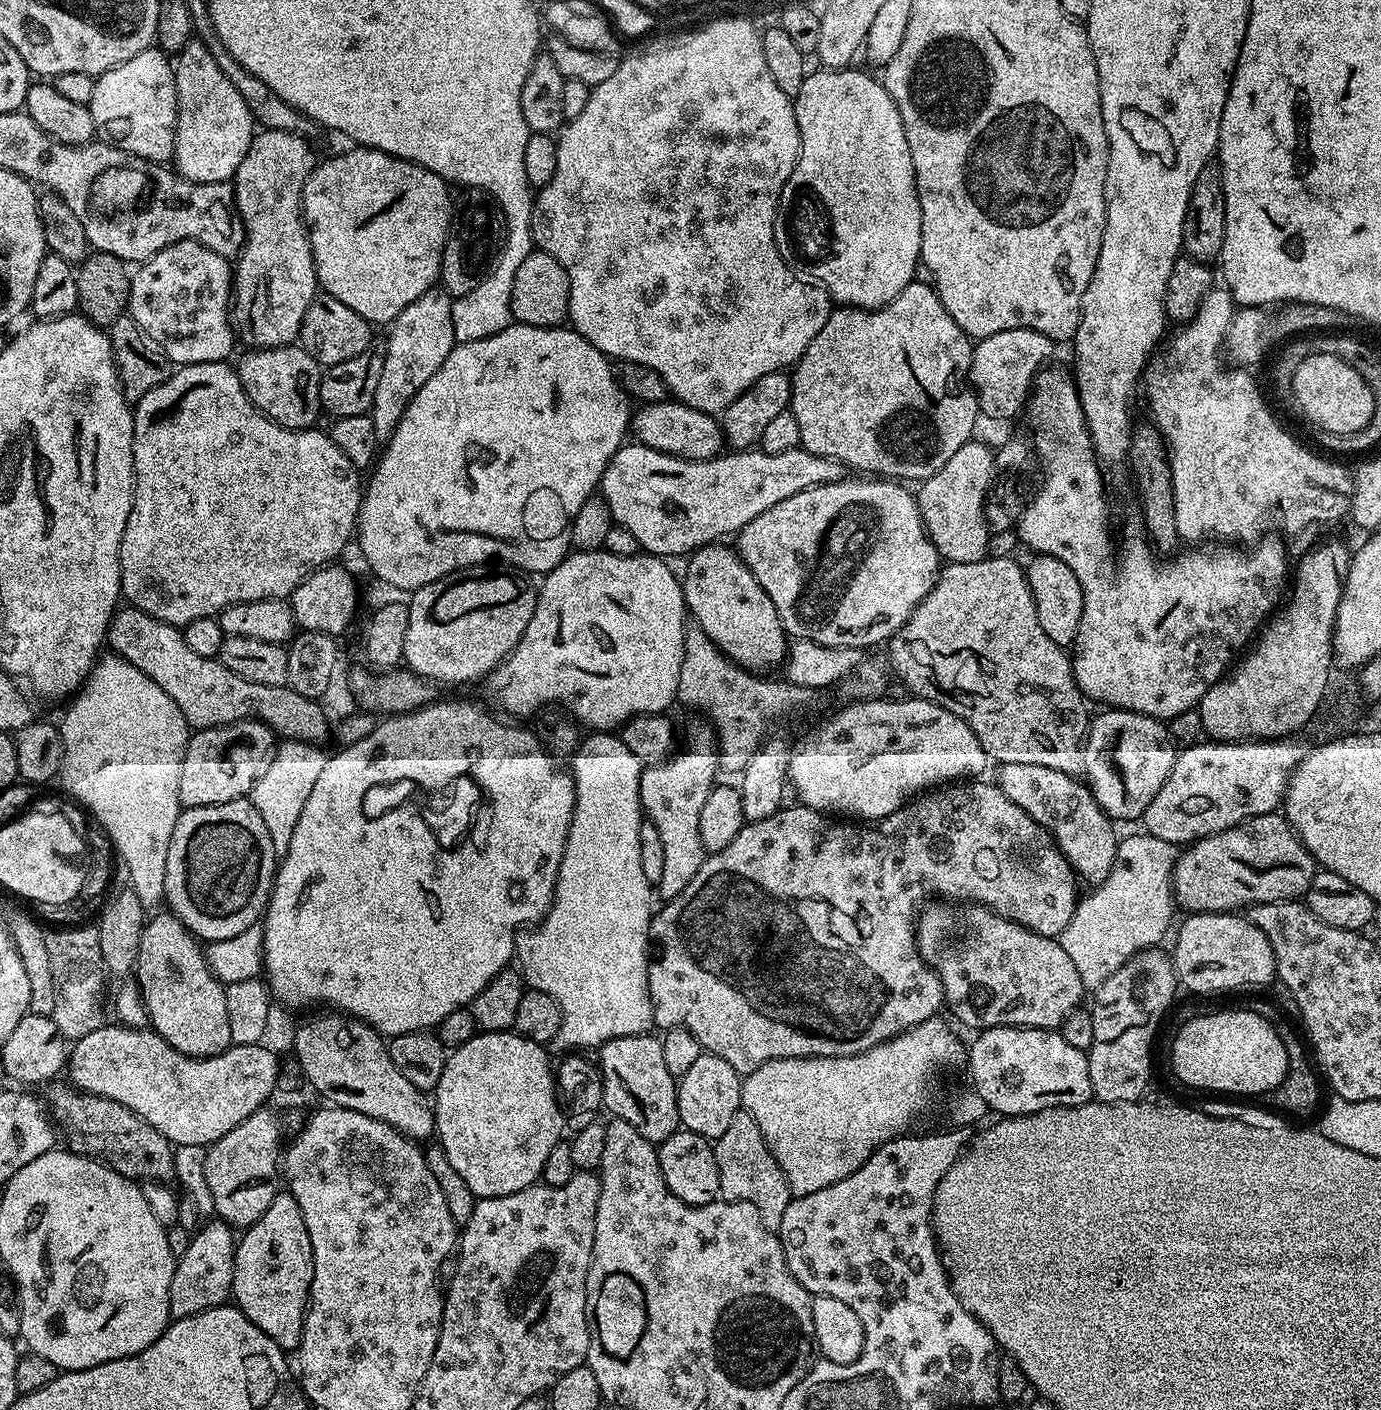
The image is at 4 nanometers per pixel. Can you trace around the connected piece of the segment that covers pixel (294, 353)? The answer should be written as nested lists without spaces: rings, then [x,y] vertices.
[[[285,346],[252,350],[238,363],[238,375],[244,392],[254,407],[284,428],[310,428],[317,423],[316,415],[321,415],[320,378],[321,365],[316,363],[305,348]]]

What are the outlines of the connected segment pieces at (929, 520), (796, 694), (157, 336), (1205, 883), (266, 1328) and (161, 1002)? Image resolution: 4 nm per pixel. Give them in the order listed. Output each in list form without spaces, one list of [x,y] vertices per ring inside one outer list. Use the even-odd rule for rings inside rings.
[[[976,443],[963,444],[958,450],[958,454],[954,454],[954,458],[950,458],[950,462],[946,462],[946,466],[942,470],[938,470],[930,479],[923,481],[919,485],[920,492],[915,493],[916,504],[920,508],[924,528],[928,532],[929,538],[934,542],[940,557],[949,564],[978,562],[985,559],[990,552],[988,549],[990,525],[988,519],[984,517],[984,506],[990,496],[988,487],[992,484],[992,478],[994,479],[994,452],[992,448],[988,449],[986,445]]]
[[[695,622],[689,623],[684,629],[684,653],[680,663],[680,687],[683,695],[688,695],[688,704],[692,708],[698,708],[708,715],[707,723],[711,725],[716,733],[718,745],[718,764],[721,769],[728,772],[743,773],[745,766],[750,762],[752,756],[764,743],[768,732],[775,720],[804,708],[811,702],[814,696],[813,689],[806,686],[791,684],[786,678],[780,680],[763,680],[765,677],[760,674],[753,674],[745,670],[739,664],[733,664],[719,648],[699,628]]]
[[[183,240],[158,250],[158,254],[143,261],[137,268],[140,269],[131,273],[127,315],[138,322],[145,336],[168,355],[173,365],[227,361],[232,352],[232,340],[234,341],[234,325],[230,315],[234,268],[229,257],[220,256],[196,240]]]
[[[1267,812],[1261,816],[1252,816],[1233,828],[1215,832],[1212,836],[1203,836],[1185,847],[1176,857],[1176,868],[1172,871],[1172,891],[1177,905],[1180,904],[1188,914],[1198,912],[1235,913],[1236,908],[1247,909],[1253,904],[1294,900],[1303,897],[1312,879],[1316,876],[1318,865],[1309,854],[1306,846],[1283,815]]]
[[[287,1190],[277,1191],[270,1206],[266,1208],[266,1212],[252,1225],[243,1229],[242,1235],[239,1237],[236,1245],[236,1254],[234,1257],[234,1278],[232,1279],[231,1299],[234,1301],[235,1307],[242,1310],[242,1314],[246,1314],[246,1318],[250,1318],[250,1322],[254,1322],[254,1326],[258,1326],[258,1330],[262,1330],[270,1338],[274,1338],[274,1342],[279,1348],[285,1350],[296,1350],[300,1346],[300,1335],[304,1329],[304,1316],[308,1313],[308,1296],[312,1293],[312,1275],[314,1274],[314,1258],[312,1257],[312,1247],[310,1246],[310,1234],[306,1234],[306,1218],[302,1218],[302,1210],[298,1206],[298,1202],[292,1197],[291,1192]]]
[[[160,910],[147,917],[134,980],[148,1009],[151,1031],[170,1042],[174,1050],[187,1056],[217,1056],[232,1047],[225,985],[212,973],[201,941],[171,911]]]

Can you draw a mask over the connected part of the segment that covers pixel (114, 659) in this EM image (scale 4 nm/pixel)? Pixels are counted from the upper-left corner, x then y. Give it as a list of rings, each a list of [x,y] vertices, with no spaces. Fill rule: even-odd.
[[[101,655],[92,665],[87,680],[75,693],[64,721],[58,724],[60,743],[63,744],[58,780],[72,795],[69,797],[83,805],[95,823],[96,820],[100,823],[101,830],[108,835],[107,843],[114,852],[116,847],[128,871],[128,880],[132,883],[129,884],[130,891],[138,894],[144,909],[156,910],[164,900],[166,854],[176,819],[182,811],[178,798],[178,778],[182,774],[182,758],[188,745],[190,725],[184,721],[182,710],[174,706],[174,698],[170,698],[170,694],[166,694],[158,682],[150,682],[150,678],[146,678],[138,666],[130,666],[130,662],[120,656],[107,655]]]

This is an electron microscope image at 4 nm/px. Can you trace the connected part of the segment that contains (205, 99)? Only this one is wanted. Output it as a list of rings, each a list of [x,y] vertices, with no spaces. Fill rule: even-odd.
[[[199,38],[175,53],[176,137],[171,163],[184,180],[223,184],[236,175],[254,135],[254,119],[232,82]]]

